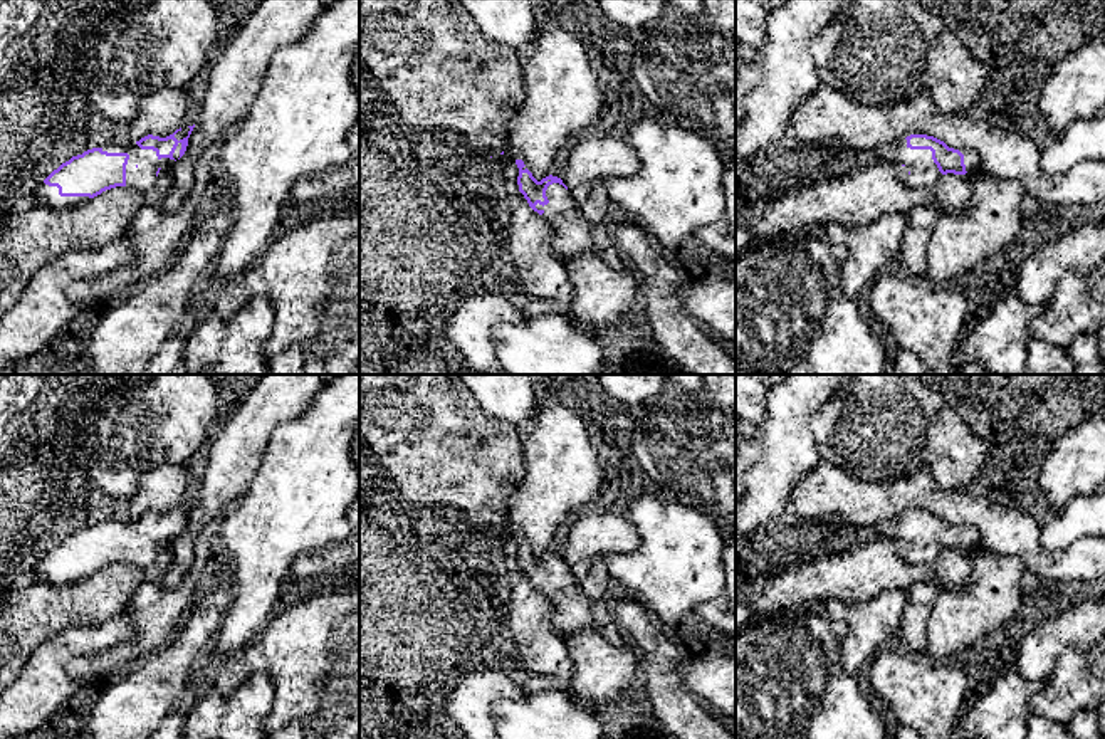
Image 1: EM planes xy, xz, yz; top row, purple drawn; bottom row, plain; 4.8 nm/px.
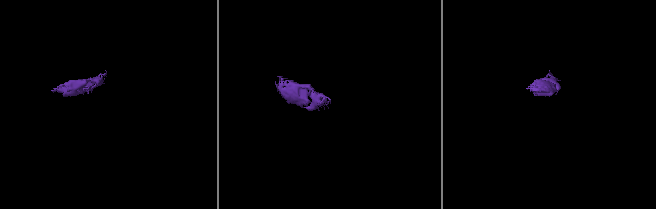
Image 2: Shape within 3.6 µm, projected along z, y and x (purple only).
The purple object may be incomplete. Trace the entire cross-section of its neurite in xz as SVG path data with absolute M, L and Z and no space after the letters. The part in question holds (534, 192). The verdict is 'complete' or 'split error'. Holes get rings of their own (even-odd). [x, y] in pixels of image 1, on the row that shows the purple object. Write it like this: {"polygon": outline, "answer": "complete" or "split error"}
{"polygon": "M516 160L516 165L519 168L519 191L554 230L551 242L554 252L561 257L593 252L589 222L563 180L549 175L537 181L522 160Z", "answer": "split error"}

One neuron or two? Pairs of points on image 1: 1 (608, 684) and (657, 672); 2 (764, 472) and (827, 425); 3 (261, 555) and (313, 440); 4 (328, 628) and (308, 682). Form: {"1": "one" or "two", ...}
{"1": "two", "2": "two", "3": "one", "4": "one"}

